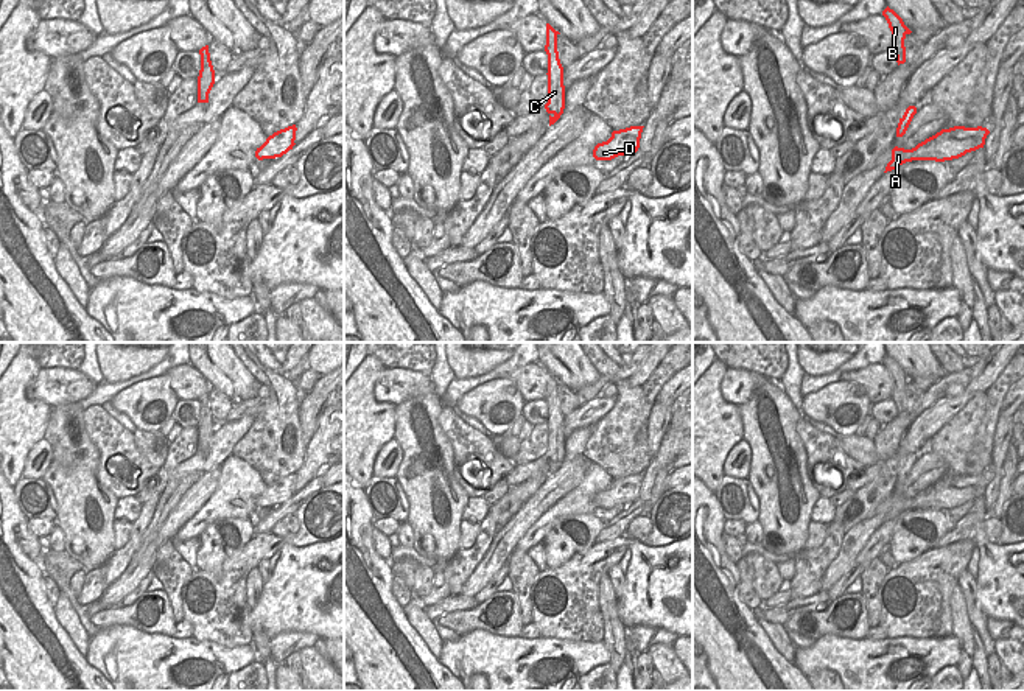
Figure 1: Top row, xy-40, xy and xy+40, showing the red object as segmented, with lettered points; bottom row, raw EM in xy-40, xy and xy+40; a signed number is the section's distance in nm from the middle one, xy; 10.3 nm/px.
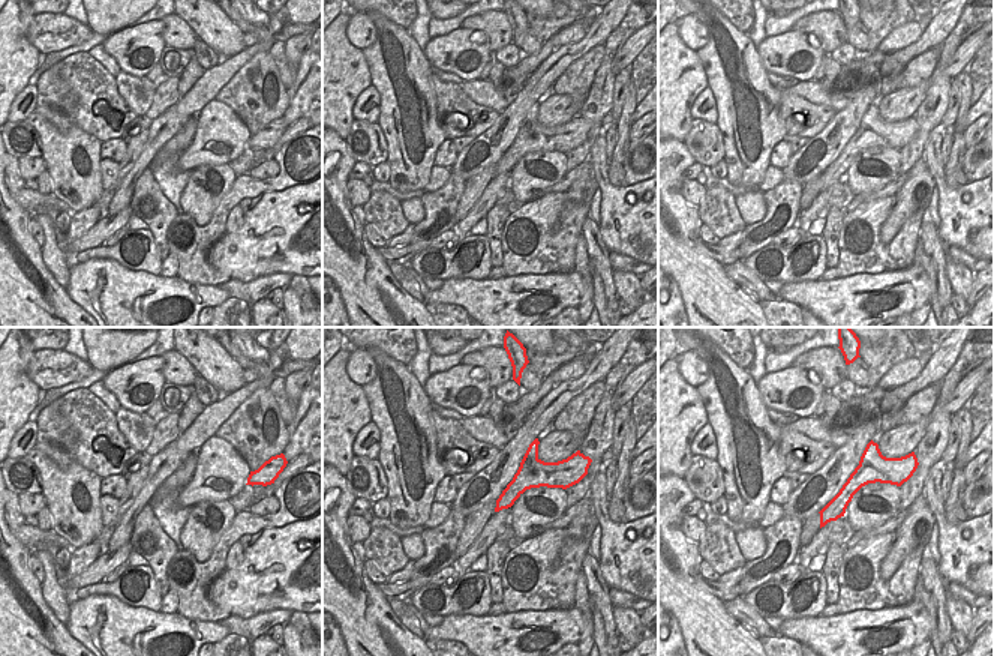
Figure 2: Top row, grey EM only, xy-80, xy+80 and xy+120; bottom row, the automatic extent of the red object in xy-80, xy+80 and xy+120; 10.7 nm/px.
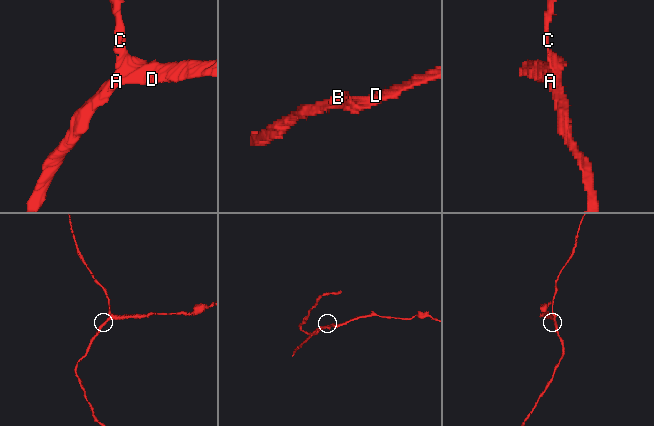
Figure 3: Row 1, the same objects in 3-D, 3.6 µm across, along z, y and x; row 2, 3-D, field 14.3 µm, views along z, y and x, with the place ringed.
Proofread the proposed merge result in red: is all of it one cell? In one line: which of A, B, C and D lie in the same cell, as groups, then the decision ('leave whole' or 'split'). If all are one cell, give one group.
A B C D; leave whole

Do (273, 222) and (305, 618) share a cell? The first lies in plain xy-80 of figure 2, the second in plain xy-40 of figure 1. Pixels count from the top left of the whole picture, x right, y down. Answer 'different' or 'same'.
same

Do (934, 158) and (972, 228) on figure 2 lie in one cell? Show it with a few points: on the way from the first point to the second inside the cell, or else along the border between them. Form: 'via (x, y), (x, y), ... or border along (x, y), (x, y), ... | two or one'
via (939, 176), (945, 192), (961, 210) | one

